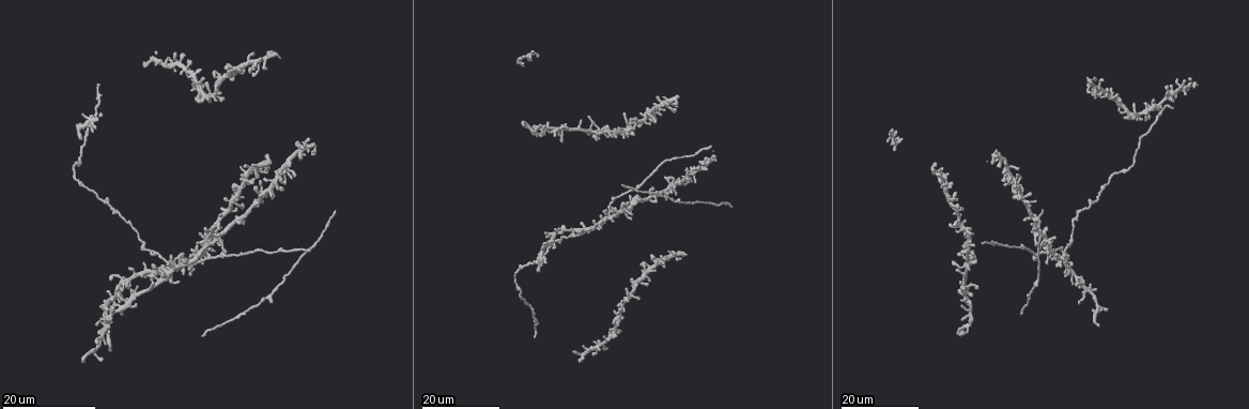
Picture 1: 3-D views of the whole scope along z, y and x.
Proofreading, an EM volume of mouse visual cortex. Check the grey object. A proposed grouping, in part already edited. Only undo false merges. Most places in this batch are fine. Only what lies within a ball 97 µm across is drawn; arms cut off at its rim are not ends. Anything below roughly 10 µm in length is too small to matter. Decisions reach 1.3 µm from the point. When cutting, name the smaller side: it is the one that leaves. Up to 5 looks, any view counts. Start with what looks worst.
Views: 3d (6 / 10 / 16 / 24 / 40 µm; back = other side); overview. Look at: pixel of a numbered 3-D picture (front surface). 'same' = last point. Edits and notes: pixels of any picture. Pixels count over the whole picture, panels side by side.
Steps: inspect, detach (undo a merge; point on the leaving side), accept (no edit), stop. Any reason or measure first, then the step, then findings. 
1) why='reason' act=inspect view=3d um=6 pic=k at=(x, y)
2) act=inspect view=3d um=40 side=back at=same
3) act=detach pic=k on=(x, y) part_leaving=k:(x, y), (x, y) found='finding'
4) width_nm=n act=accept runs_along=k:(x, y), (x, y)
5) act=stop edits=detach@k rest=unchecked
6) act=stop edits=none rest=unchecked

why='calibre changes' act=inspect view=3d um=16 pic=1 at=(249, 169)

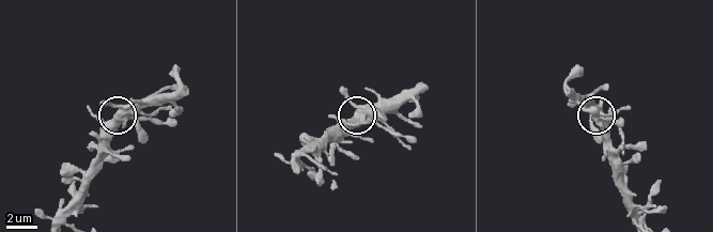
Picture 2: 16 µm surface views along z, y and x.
act=inspect view=3d um=6 pic=2 at=(356, 114)

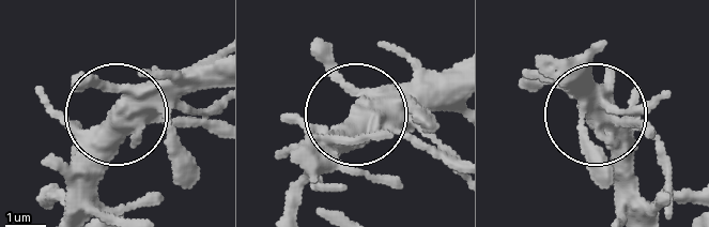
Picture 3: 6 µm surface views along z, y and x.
width_nm=460 act=accept runs_along=3:(299, 157), (351, 112), (317, 45) found='continuous, no second neuron'

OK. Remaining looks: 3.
act=inspect view=3d um=24 pic=1 at=(610, 213)

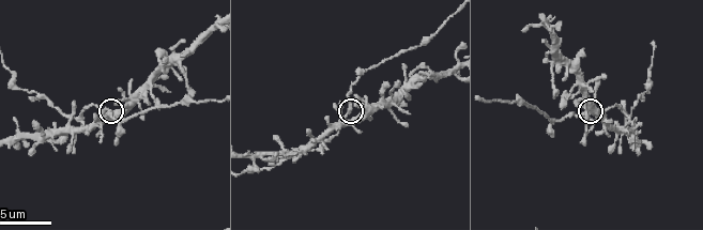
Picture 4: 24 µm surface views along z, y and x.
act=inspect view=3d um=6 pic=4 at=(350, 113)

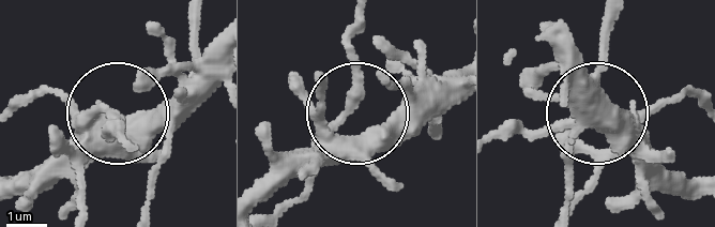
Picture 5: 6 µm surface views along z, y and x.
act=accept runs_along=5:(273, 214), (345, 125), (443, 116) found='all the same neuron'

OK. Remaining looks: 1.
why='thick turns thin' act=inspect view=3d um=16 pic=4 at=(488, 102)

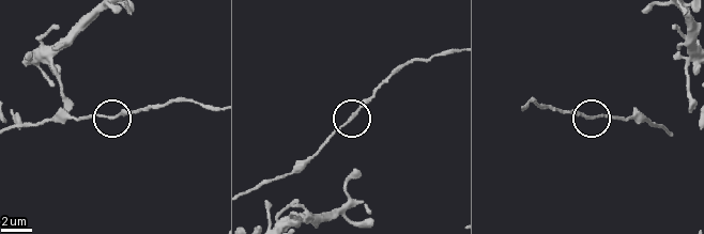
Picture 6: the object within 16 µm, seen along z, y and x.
width_nm=170 act=accept runs_along=6:(670, 133), (654, 127), (646, 120), (588, 118), (563, 111) found='all the same neuron'

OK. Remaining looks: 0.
act=stop edits=none rest=unchecked

